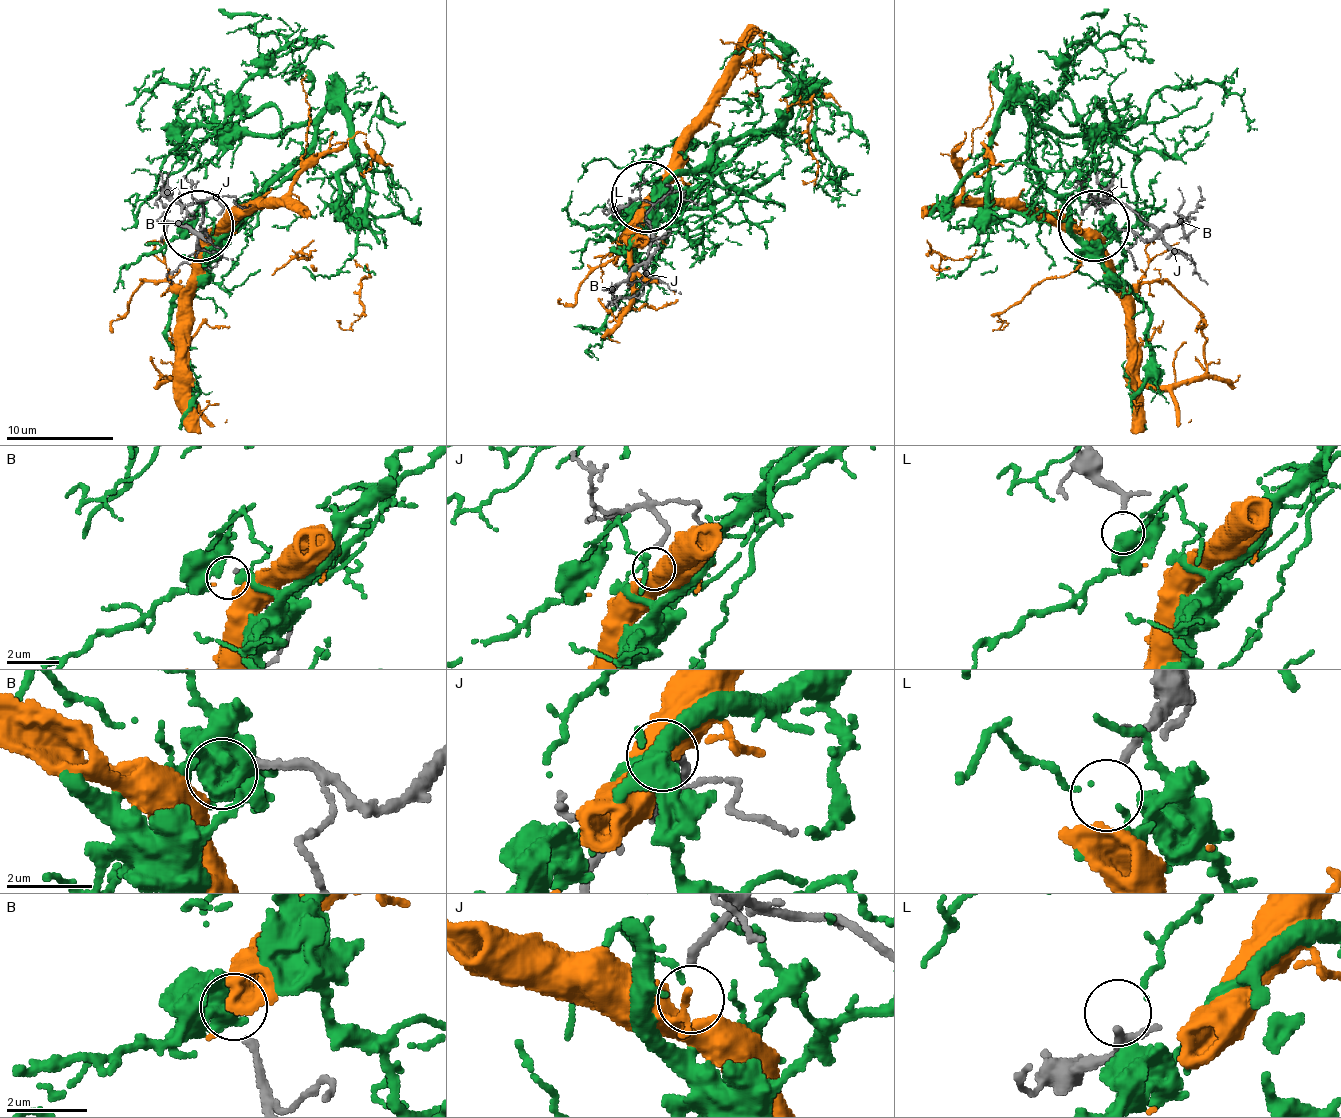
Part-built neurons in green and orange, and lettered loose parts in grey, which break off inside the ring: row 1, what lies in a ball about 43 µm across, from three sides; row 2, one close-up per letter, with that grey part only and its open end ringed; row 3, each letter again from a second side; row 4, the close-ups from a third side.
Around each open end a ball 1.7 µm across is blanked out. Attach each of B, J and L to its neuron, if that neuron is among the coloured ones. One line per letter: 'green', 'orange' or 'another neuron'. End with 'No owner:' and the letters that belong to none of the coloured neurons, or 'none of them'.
B: green
J: orange
L: another neuron
No owner: L

